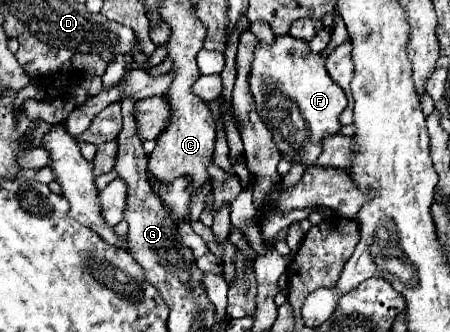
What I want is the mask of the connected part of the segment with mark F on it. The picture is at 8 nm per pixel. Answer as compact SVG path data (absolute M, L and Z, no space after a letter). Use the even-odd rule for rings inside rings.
M283 34L275 36L273 44L257 42L251 60L249 88L261 120L273 132L273 140L281 156L289 162L297 162L301 158L297 156L297 138L321 142L323 138L341 130L339 116L347 106L347 96L327 74L323 56L311 52L305 40ZM307 126L309 134L305 132Z

